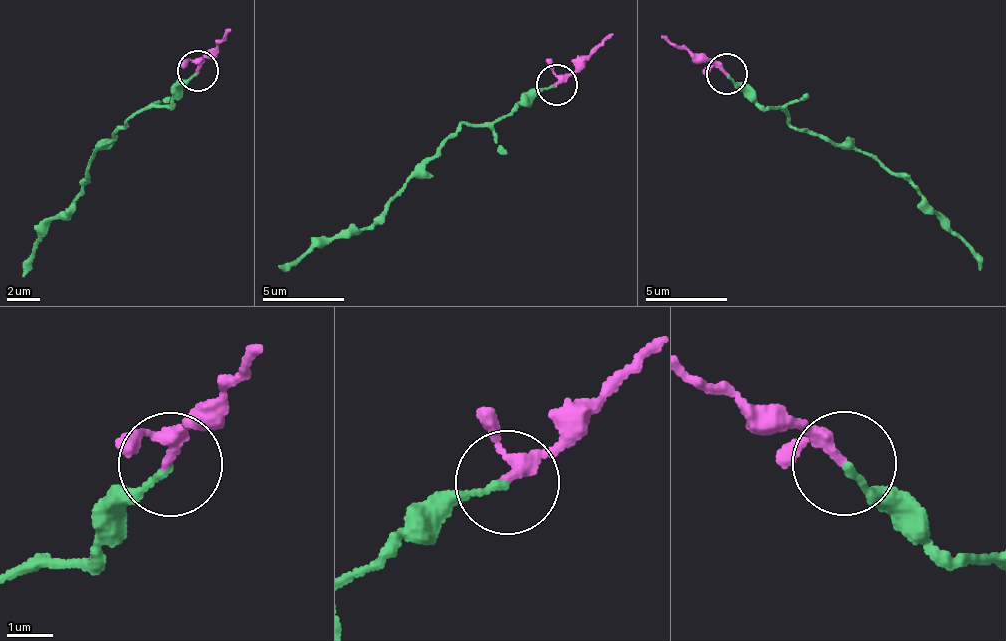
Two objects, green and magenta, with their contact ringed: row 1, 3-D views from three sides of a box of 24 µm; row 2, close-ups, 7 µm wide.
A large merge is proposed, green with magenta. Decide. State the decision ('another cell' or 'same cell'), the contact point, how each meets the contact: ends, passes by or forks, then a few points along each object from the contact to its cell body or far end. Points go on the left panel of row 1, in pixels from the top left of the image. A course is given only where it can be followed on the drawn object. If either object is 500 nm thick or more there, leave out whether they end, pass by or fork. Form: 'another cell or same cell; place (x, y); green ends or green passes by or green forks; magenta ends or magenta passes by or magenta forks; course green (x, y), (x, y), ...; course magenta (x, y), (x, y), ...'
same cell; place (198, 71); green ends; magenta passes by; course green (197, 70), (169, 103), (145, 105), (94, 157), (77, 195), (56, 213), (22, 276); course magenta (197, 70), (229, 29)

